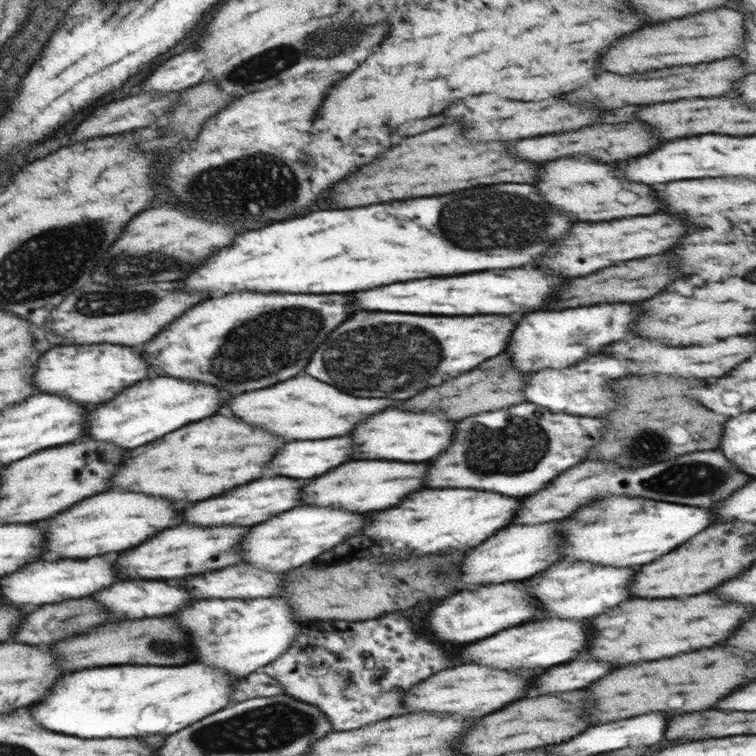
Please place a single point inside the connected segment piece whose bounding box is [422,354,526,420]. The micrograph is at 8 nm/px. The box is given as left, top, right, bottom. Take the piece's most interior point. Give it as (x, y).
(493, 385)

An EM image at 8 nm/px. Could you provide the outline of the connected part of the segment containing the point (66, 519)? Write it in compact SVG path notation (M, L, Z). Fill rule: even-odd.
M104 492L94 496L94 500L86 500L86 504L78 504L78 508L70 508L64 514L56 514L48 520L48 536L41 544L43 559L58 558L90 558L106 552L120 552L132 546L142 544L150 536L176 526L180 520L180 506L170 500L152 498L138 492Z

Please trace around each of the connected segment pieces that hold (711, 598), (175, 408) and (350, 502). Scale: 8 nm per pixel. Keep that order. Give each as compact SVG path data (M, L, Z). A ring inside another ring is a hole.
M714 594L684 596L676 600L650 600L634 598L618 604L610 612L598 616L596 620L586 620L592 628L592 638L588 640L588 654L594 660L624 666L642 660L660 660L676 656L680 652L708 648L726 640L742 622L754 614L752 606L742 606L736 602L724 602ZM596 628L596 642L594 642Z
M154 376L154 380L144 379L142 384L122 392L118 400L100 404L98 412L94 412L94 420L90 420L92 436L86 438L96 442L114 442L120 448L136 448L152 442L154 438L162 438L164 434L174 432L188 422L212 416L222 402L224 398L220 398L218 388L214 386L186 382L172 376Z
M358 460L346 462L324 476L316 476L302 486L302 502L312 506L332 506L344 508L348 512L370 512L386 510L404 500L406 494L422 490L422 478L426 474L426 464L410 462L390 462L390 460Z

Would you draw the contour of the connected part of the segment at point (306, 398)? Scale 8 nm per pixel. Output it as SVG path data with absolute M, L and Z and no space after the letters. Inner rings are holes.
M306 374L276 384L274 388L262 388L254 392L246 392L240 396L234 396L226 402L226 408L251 426L262 426L264 430L282 436L286 440L322 440L322 438L334 438L334 436L346 436L354 426L364 420L366 416L374 412L382 412L388 406L398 404L396 400L388 398L354 398L350 394L344 394L330 384L324 384L320 380L314 380Z

